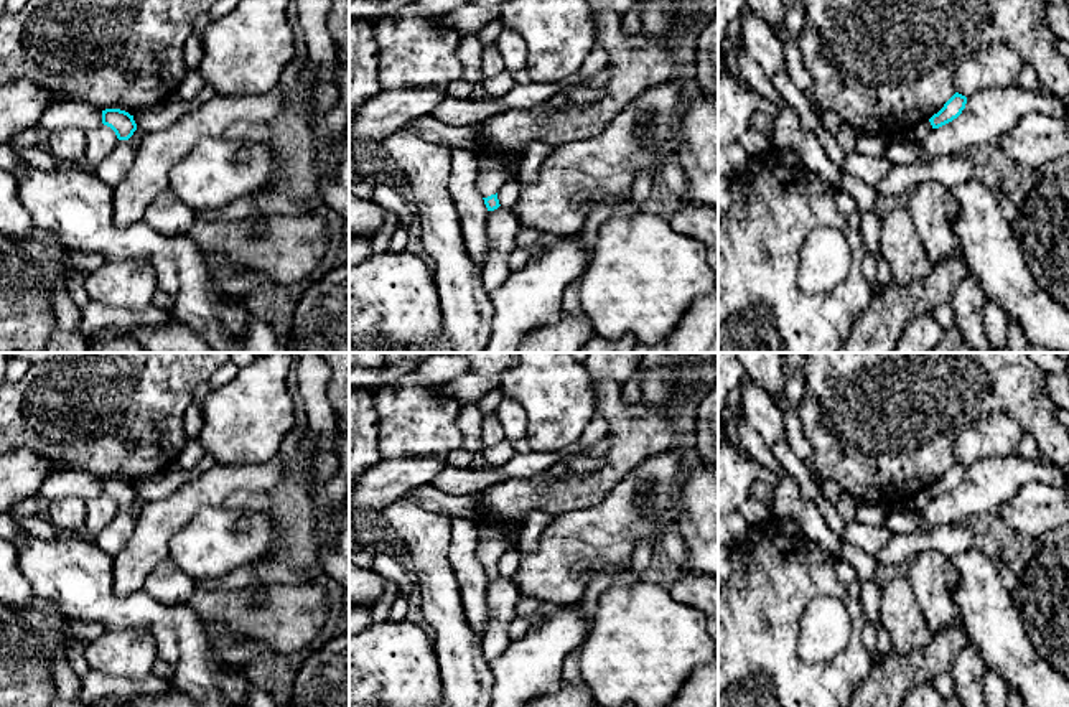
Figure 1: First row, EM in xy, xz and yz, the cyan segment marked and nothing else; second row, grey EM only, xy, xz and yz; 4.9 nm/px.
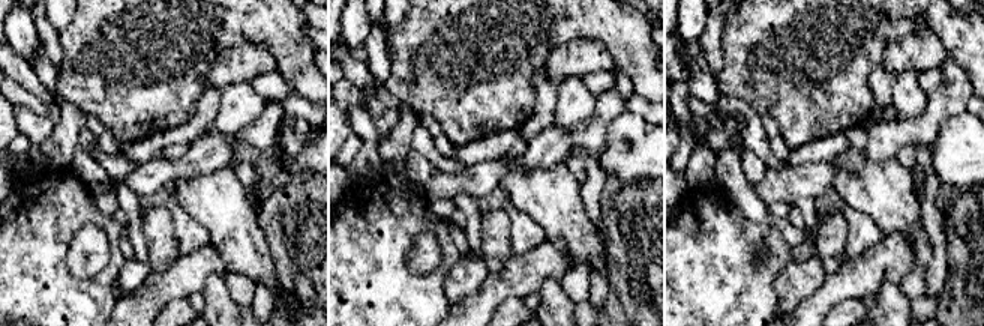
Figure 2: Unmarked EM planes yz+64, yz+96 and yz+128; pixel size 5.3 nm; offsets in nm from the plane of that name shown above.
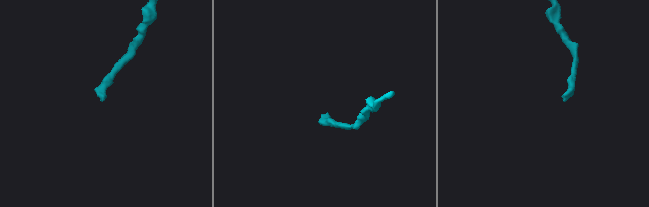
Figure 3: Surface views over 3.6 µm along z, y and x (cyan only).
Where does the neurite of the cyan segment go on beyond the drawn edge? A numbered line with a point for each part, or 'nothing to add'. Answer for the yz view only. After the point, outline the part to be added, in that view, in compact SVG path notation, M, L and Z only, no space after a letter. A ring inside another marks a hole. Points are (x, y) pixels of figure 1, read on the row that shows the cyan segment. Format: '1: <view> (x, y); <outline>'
1: yz (923, 129); M924 120L924 122L917 124L917 125L913 129L913 137L914 137L914 138L924 138L931 130L932 130L931 122L929 122L929 120Z

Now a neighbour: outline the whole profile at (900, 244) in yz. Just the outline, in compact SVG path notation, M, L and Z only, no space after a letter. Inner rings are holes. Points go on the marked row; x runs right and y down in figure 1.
M906 209L883 216L880 252L899 285L922 280L934 267Z

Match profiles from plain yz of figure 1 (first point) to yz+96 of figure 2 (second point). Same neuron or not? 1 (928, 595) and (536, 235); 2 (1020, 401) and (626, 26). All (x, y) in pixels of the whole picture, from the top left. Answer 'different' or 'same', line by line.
1: same
2: same

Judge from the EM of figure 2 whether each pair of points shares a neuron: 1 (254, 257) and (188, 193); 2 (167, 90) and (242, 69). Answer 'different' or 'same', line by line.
1: same
2: different

